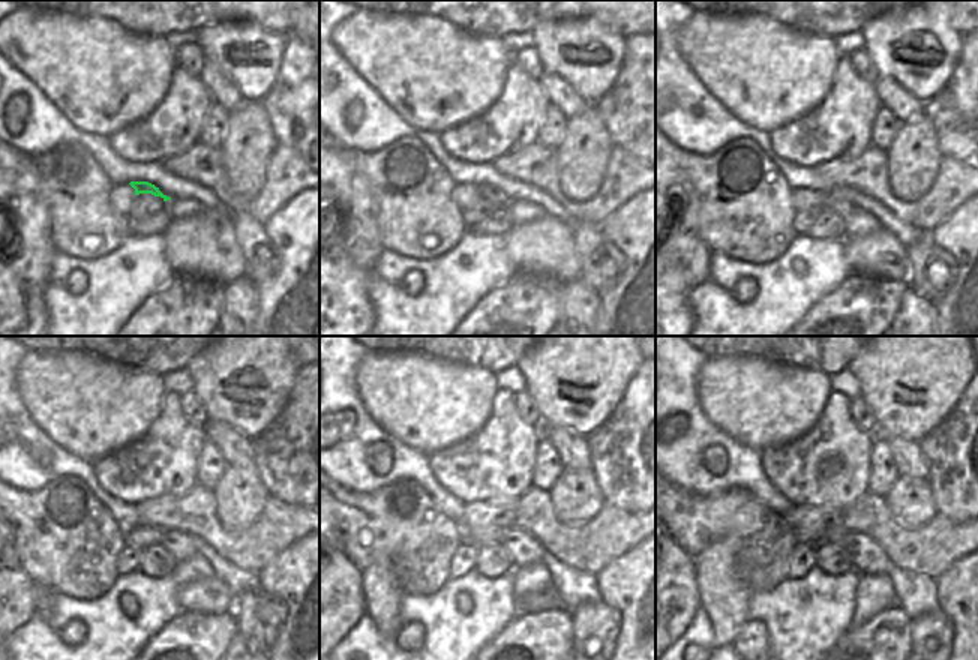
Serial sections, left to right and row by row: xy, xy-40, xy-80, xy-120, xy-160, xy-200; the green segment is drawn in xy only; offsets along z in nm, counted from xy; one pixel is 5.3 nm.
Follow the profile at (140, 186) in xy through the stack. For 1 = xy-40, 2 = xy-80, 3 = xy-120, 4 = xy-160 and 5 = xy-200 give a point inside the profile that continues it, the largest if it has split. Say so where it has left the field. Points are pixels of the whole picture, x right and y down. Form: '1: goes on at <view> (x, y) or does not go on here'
1: goes on at xy-40 (492, 194)
2: goes on at xy-80 (843, 207)
3: goes on at xy-120 (177, 543)
4: goes on at xy-160 (524, 549)
5: goes on at xy-200 (867, 558)

